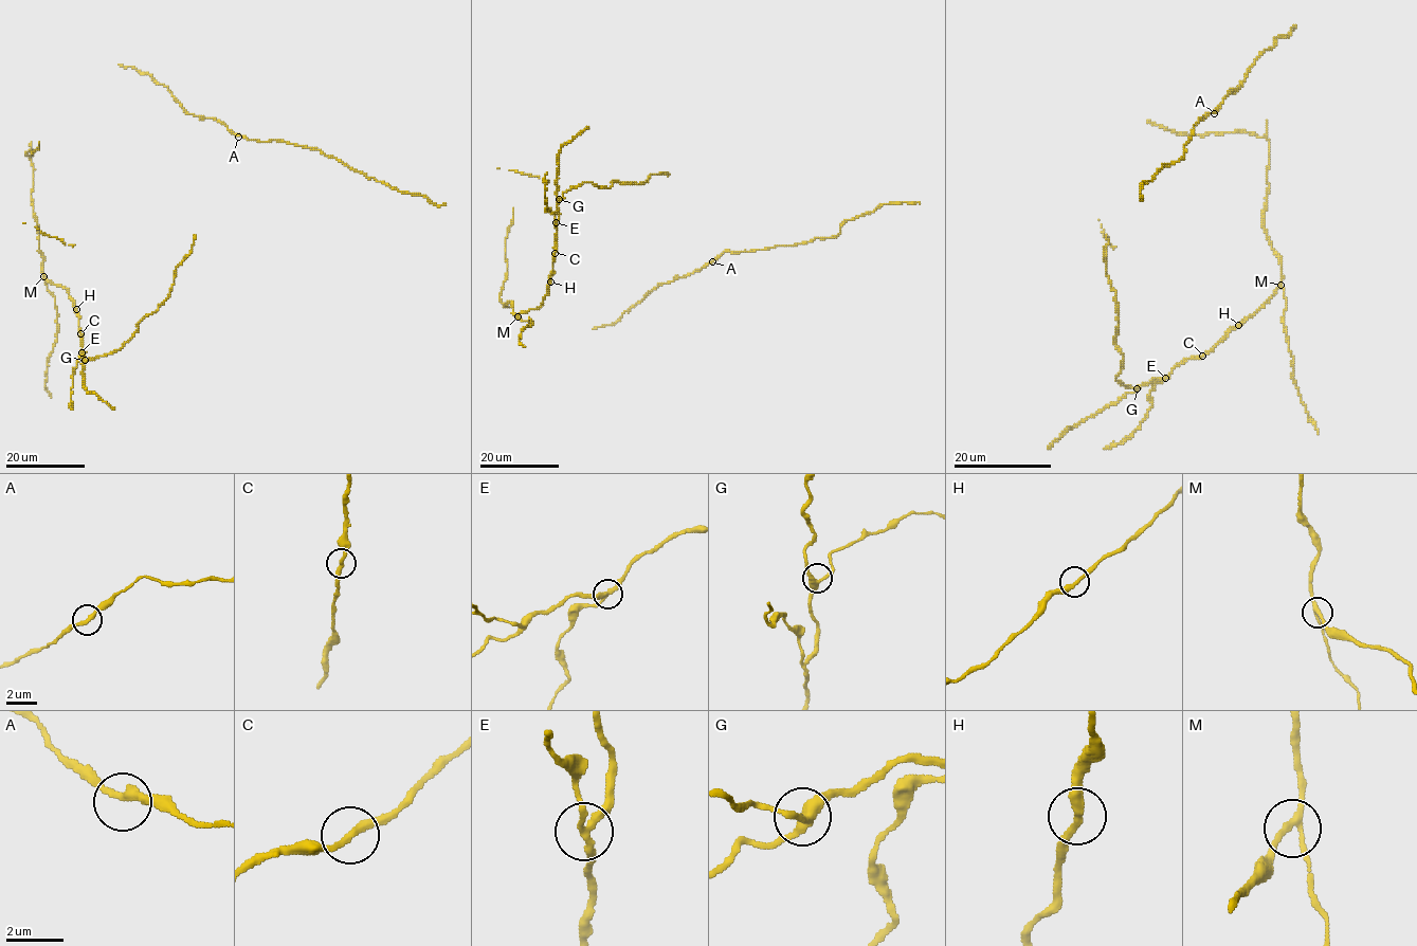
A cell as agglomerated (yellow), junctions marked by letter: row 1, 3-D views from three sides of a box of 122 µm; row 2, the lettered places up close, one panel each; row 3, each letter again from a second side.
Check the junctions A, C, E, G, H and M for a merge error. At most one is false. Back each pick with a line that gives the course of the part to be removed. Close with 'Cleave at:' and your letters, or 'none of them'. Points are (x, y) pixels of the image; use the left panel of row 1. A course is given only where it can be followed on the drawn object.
E: foreign part runs (82, 352), (72, 376), (72, 408)
Cleave at: E

